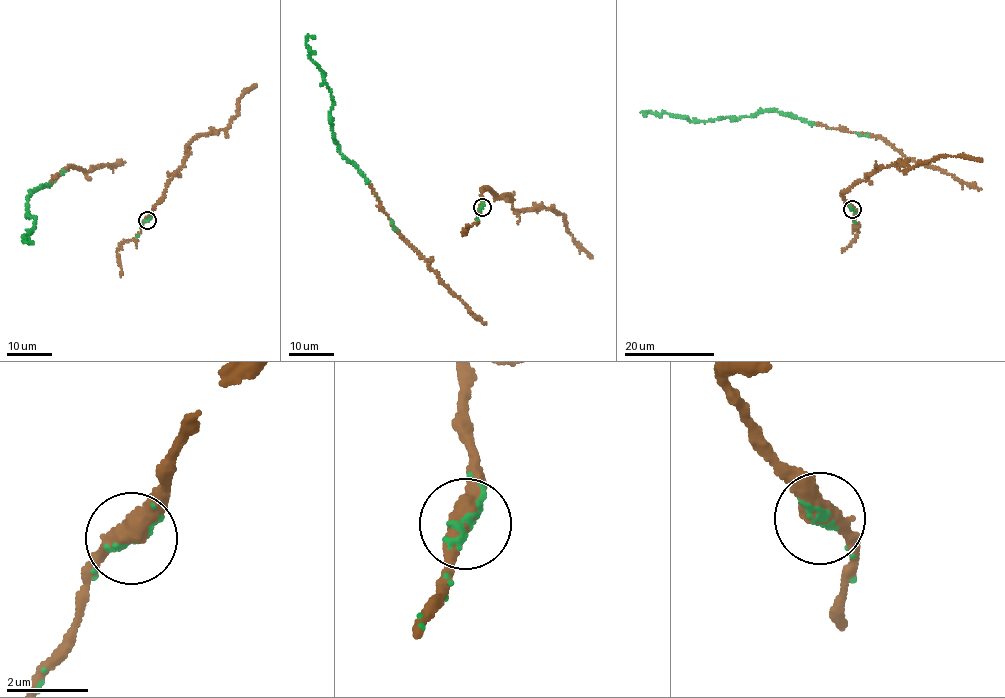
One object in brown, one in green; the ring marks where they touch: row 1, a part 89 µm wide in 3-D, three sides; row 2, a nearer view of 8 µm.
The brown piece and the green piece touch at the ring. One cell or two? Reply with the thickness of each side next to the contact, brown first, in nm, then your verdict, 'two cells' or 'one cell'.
460 nm thick on the brown side, 160 nm on the other; one cell

